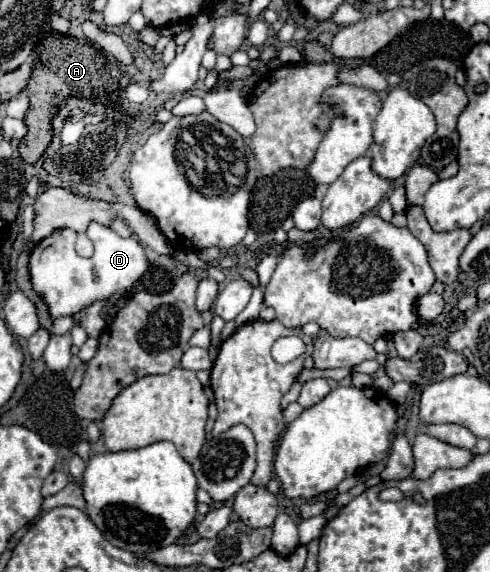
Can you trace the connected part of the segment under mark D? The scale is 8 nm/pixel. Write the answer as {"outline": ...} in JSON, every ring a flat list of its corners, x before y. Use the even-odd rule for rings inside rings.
{"outline":[[90,222,86,234,94,244,92,258,76,254,74,244,78,234,68,228,52,232,48,238,38,242,30,254,32,286,48,304,52,318,74,316,96,300,108,300,114,294,130,292,150,268,146,250,136,238,122,238,112,228,98,222]]}

